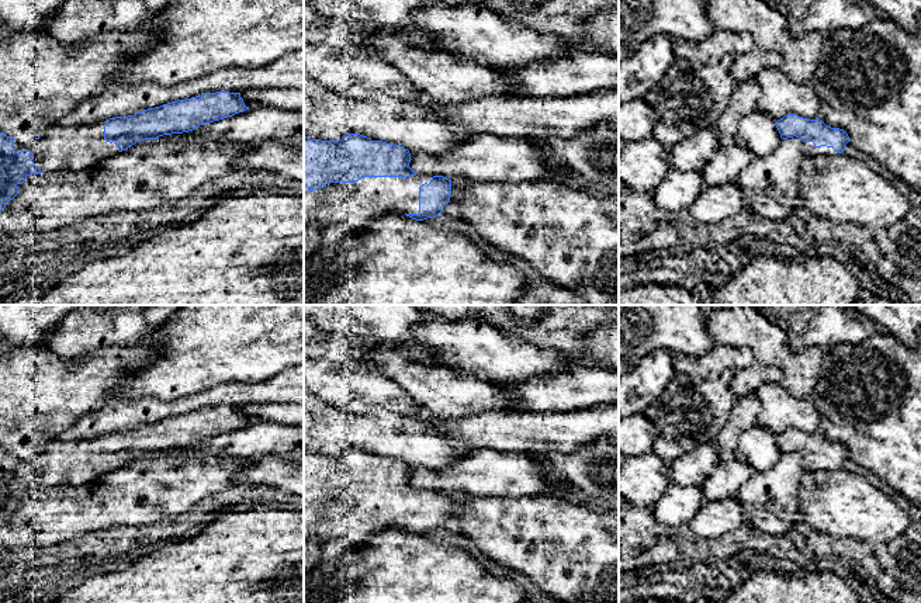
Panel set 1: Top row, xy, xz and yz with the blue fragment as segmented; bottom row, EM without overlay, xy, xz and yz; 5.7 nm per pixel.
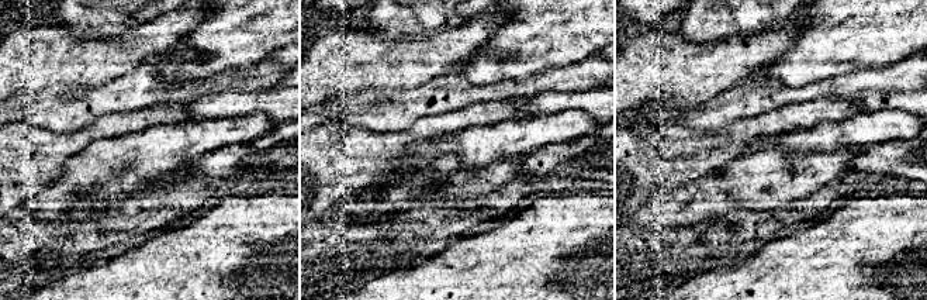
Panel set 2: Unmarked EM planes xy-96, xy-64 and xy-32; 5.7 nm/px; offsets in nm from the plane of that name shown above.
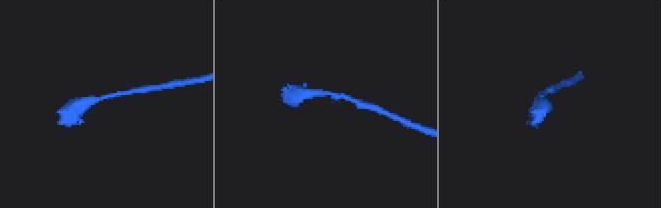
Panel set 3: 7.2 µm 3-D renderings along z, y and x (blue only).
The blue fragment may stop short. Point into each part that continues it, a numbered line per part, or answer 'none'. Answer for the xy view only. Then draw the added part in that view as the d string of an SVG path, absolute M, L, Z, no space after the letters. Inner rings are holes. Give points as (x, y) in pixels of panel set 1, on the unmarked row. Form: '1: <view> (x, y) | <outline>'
1: xy (61, 463) | M105 436L89 440L52 440L32 457L13 457L14 465L30 465L32 476L44 488L82 486L104 472L120 468L104 454Z

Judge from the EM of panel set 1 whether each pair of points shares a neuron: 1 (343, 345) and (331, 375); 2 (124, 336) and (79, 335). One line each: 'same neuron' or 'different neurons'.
1: different neurons
2: same neuron

